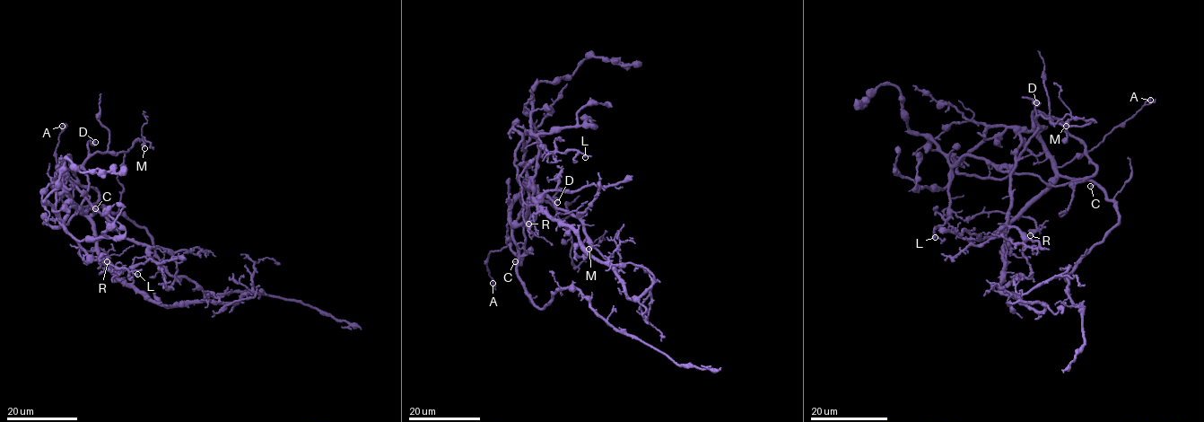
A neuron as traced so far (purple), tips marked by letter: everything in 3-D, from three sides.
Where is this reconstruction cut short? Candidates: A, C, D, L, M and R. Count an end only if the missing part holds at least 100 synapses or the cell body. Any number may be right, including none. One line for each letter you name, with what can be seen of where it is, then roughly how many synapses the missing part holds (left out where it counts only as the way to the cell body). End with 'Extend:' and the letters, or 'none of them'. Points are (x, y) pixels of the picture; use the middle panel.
Extend: none of them

